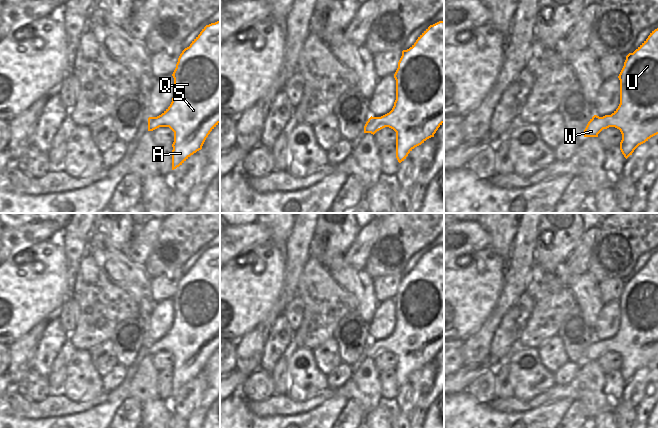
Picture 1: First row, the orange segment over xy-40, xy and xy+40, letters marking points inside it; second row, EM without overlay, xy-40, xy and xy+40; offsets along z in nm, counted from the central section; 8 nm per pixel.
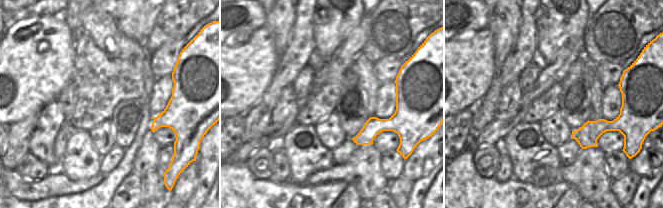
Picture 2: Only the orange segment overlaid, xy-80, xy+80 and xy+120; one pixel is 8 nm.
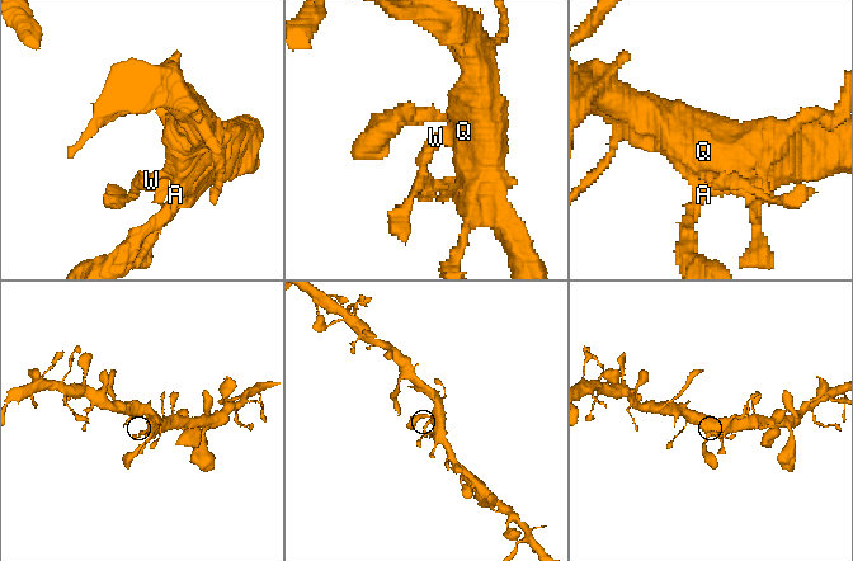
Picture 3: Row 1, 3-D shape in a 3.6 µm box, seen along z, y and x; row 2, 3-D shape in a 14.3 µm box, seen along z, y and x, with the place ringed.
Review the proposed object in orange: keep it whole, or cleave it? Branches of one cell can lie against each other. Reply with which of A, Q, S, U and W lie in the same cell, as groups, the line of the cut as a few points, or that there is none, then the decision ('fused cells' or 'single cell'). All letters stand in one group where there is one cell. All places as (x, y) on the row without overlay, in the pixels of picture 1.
A Q S U W; no cut; single cell

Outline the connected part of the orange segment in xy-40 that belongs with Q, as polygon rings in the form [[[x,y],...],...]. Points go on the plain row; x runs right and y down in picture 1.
[[[220,245],[206,249],[190,270],[182,275],[172,300],[172,326],[161,339],[148,342],[148,355],[169,351],[174,356],[174,394],[202,373],[210,356],[220,347]]]

